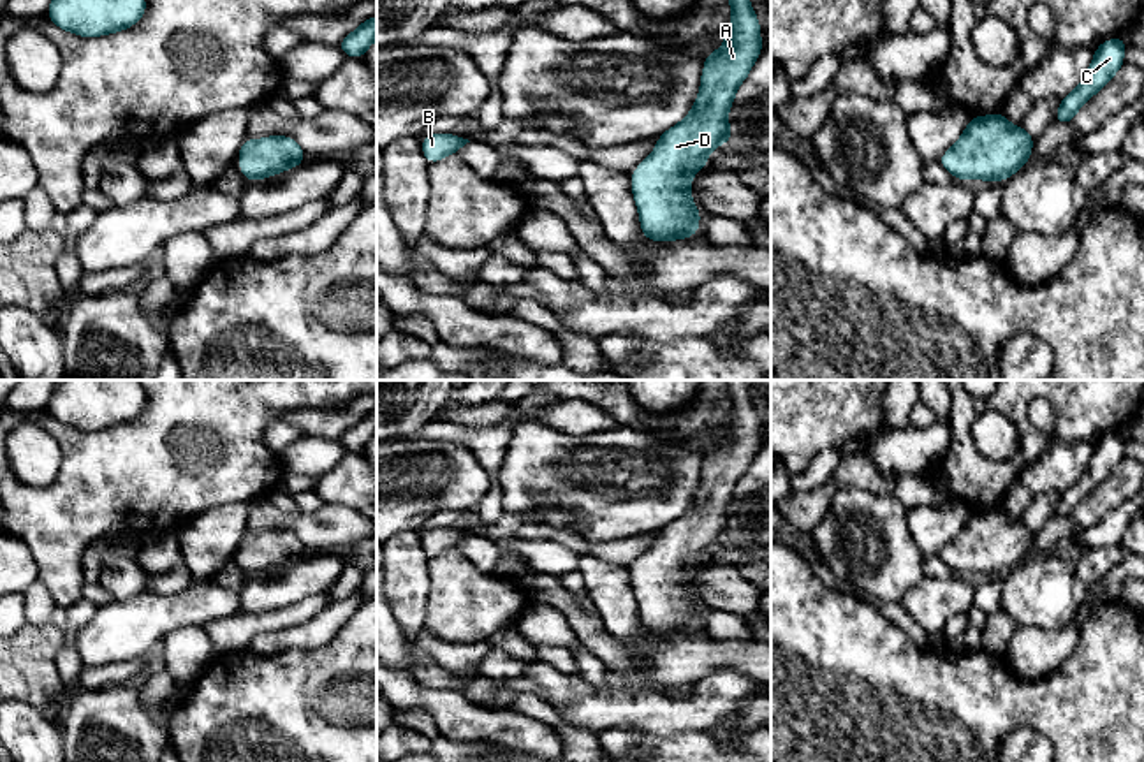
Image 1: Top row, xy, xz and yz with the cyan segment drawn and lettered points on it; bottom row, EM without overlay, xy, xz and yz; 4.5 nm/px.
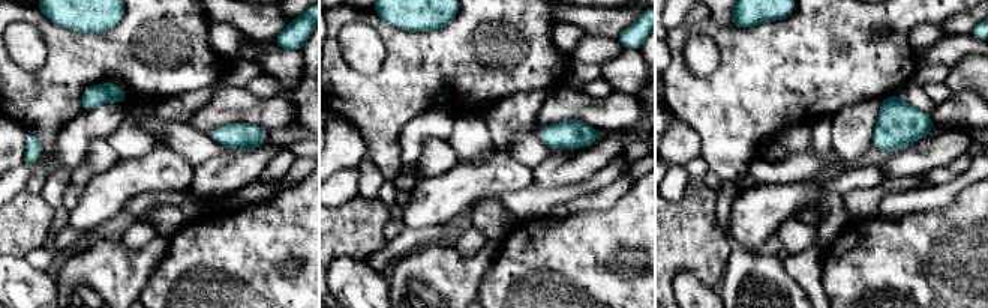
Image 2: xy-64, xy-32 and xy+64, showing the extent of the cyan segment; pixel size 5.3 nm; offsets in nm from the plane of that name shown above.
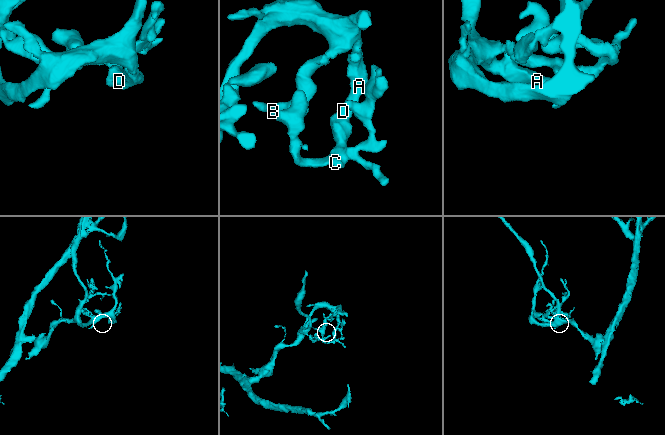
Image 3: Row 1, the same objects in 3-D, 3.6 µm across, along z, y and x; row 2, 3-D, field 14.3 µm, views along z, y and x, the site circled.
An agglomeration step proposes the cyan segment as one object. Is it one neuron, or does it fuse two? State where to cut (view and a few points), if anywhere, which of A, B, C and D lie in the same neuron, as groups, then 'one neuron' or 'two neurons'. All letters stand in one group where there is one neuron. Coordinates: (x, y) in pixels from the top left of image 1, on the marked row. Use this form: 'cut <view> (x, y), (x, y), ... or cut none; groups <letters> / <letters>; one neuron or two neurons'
cut none; groups A B C D; one neuron

